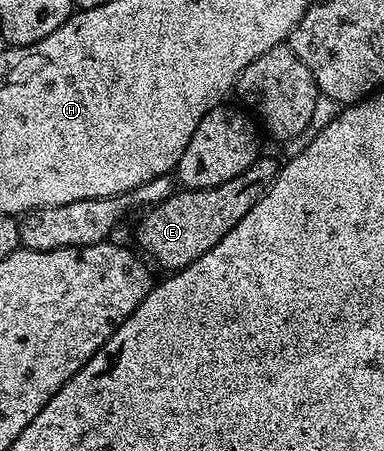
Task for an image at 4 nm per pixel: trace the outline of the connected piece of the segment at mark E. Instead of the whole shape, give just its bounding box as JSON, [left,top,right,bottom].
[135,154,277,270]

